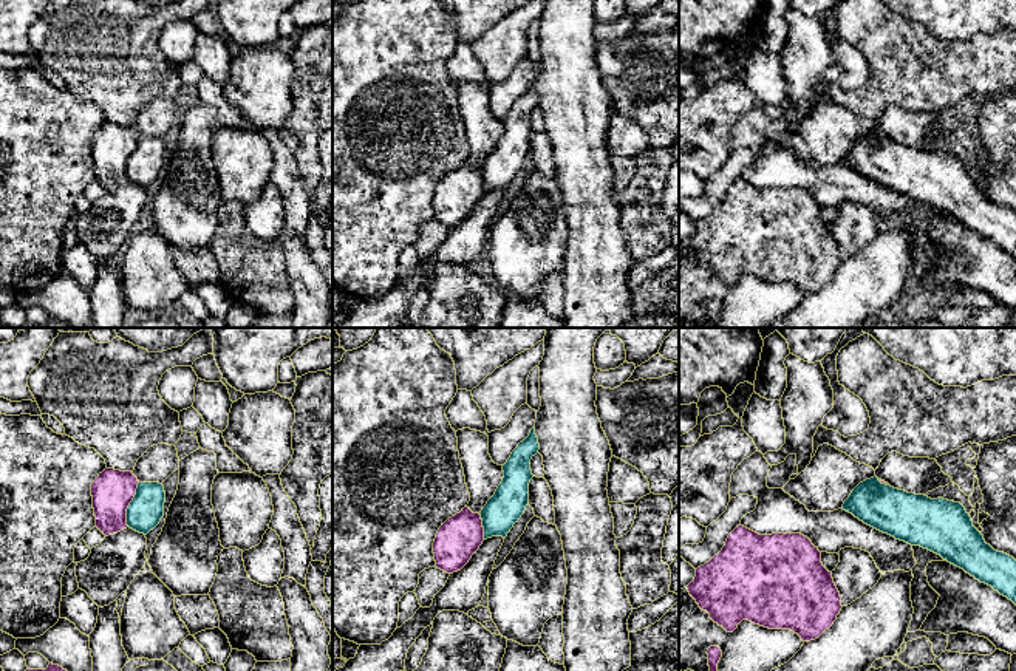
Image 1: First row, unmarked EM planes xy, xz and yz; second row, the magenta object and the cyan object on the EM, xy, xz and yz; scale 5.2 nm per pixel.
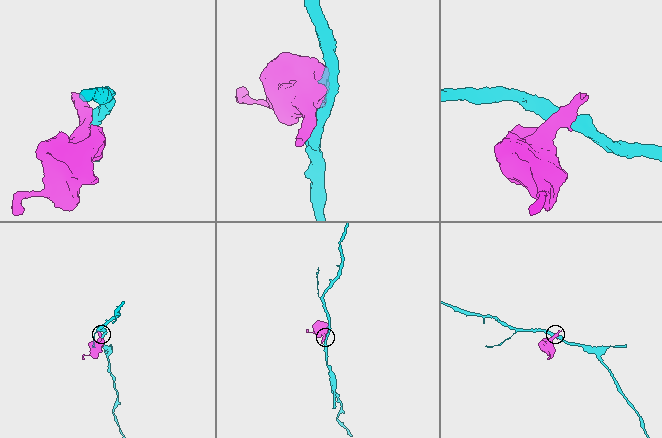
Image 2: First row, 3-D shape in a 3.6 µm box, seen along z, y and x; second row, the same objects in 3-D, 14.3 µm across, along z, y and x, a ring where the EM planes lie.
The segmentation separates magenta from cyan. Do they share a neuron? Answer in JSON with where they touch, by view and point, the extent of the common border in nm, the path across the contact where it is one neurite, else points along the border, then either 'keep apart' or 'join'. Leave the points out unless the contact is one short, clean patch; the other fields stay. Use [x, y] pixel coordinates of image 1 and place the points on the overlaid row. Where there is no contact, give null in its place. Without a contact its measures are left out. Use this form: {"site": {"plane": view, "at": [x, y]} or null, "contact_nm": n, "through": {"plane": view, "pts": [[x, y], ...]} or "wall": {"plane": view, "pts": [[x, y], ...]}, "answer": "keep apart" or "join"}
{"site": {"plane": "xy", "at": [129, 504]}, "contact_nm": 240, "wall": {"plane": "xy", "pts": [[139, 483], [127, 509], [127, 526]]}, "answer": "keep apart"}

